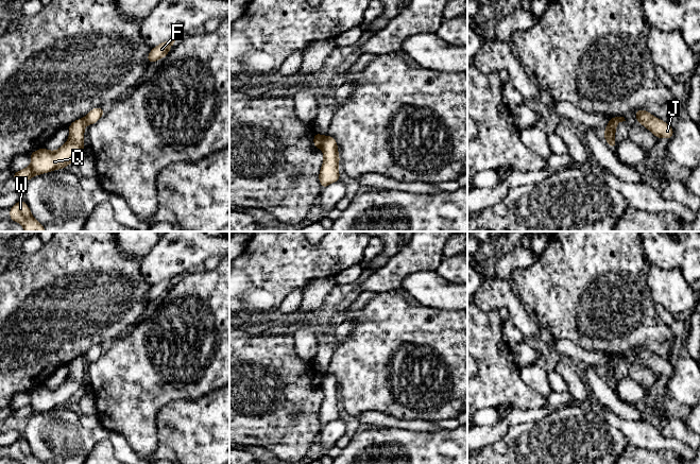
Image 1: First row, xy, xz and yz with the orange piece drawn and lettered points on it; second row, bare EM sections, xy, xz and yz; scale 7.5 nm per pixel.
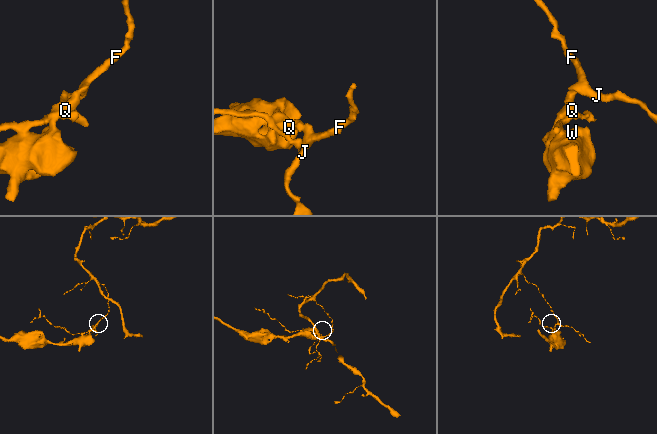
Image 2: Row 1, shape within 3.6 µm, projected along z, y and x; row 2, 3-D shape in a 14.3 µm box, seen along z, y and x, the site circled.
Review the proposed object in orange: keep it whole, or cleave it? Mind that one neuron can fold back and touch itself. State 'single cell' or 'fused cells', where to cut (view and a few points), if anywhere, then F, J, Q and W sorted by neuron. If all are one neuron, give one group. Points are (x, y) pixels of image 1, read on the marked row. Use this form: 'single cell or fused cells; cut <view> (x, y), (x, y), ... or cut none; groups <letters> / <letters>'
fused cells; cut xz (324, 136), (320, 147); groups F J / Q W

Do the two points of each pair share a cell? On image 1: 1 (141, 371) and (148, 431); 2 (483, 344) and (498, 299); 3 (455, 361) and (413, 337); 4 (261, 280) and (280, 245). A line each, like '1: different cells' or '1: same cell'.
1: same cell
2: different cells
3: same cell
4: same cell

